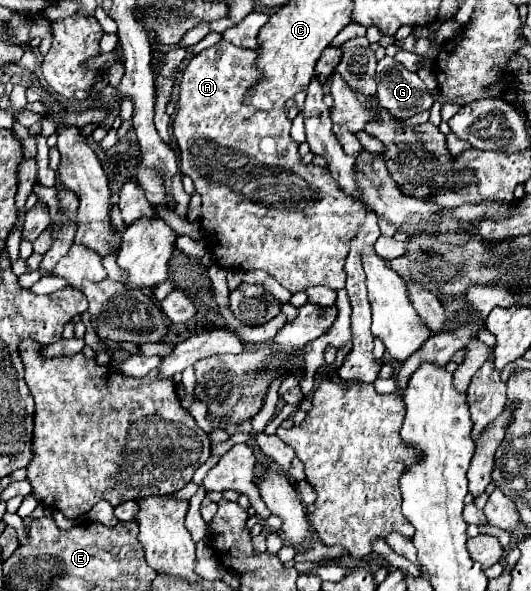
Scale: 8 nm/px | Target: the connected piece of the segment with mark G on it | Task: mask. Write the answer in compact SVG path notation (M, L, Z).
M384 56L378 60L376 82L376 96L380 104L400 120L432 108L432 92L424 86L416 72L406 70L396 58Z

